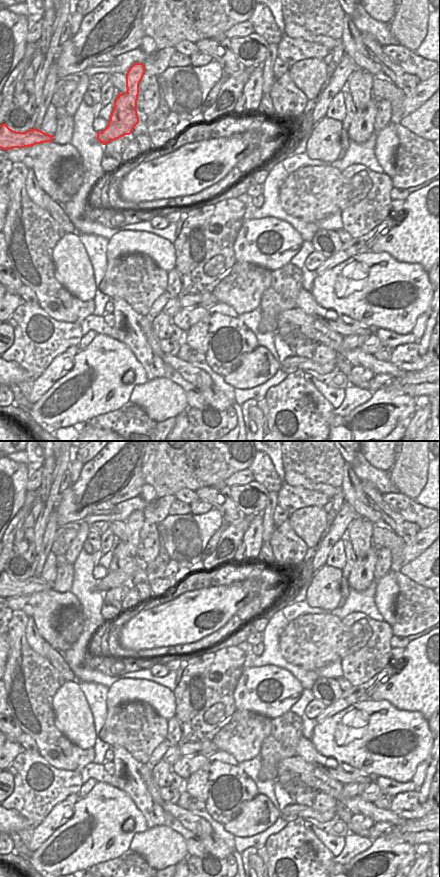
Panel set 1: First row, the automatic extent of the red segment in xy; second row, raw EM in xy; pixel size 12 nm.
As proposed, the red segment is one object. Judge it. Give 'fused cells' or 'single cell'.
fused cells

